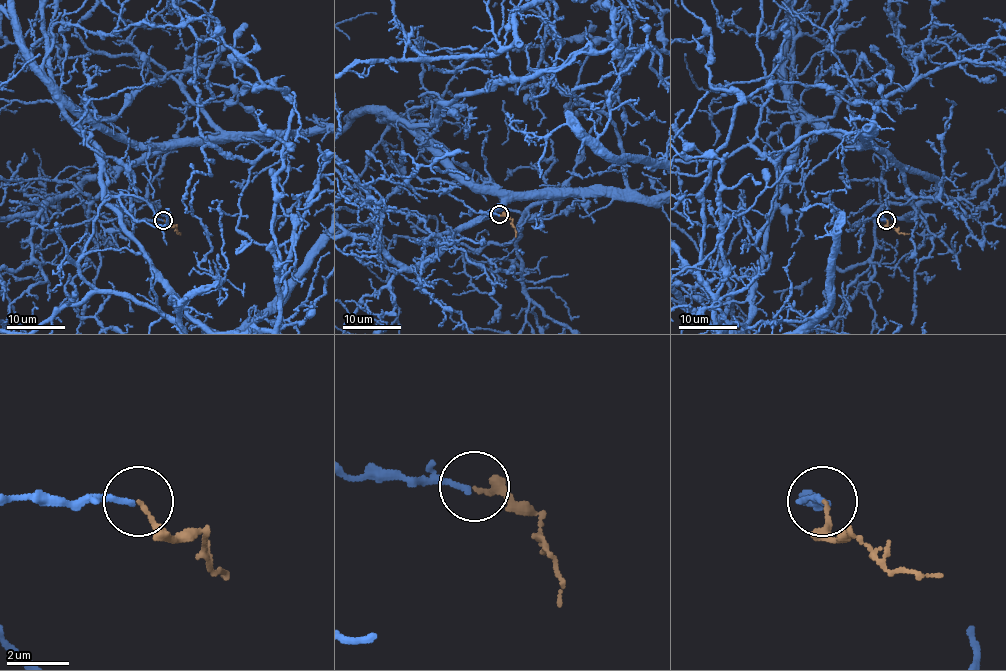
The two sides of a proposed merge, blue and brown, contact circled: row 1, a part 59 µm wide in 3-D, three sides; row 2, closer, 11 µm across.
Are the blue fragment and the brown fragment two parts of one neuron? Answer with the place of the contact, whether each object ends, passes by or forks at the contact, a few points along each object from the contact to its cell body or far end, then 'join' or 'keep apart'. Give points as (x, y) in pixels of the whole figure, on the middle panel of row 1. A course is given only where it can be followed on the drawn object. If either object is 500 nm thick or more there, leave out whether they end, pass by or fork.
place (499, 214); blue ends; brown ends; course blue (499, 215), (370, 186), (380, 245), (408, 267), (512, 200); course brown (499, 215), (512, 220), (515, 236); join

